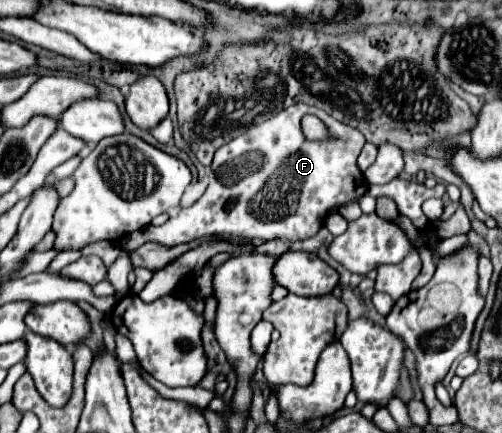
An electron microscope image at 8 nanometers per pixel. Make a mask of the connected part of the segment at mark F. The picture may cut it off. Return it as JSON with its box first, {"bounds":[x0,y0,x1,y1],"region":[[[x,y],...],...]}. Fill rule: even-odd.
{"bounds":[126,104,366,248],"region":[[[294,104],[276,116],[268,118],[266,122],[258,126],[250,126],[244,134],[222,146],[212,160],[212,172],[210,172],[210,184],[206,192],[188,208],[180,208],[180,212],[172,218],[168,218],[162,226],[146,226],[142,230],[136,230],[126,236],[128,248],[138,248],[146,242],[158,242],[164,246],[176,246],[182,242],[192,242],[204,236],[220,234],[220,236],[238,236],[238,238],[282,238],[282,240],[306,240],[312,238],[322,226],[330,210],[340,208],[342,204],[350,200],[358,200],[366,194],[366,178],[360,172],[356,160],[366,144],[366,138],[362,138],[360,130],[354,130],[352,126],[346,126],[338,120],[334,120],[330,114],[326,114],[320,108],[308,106],[308,104]],[[304,114],[318,116],[332,132],[332,140],[326,142],[308,142],[300,130],[300,118]]]}

